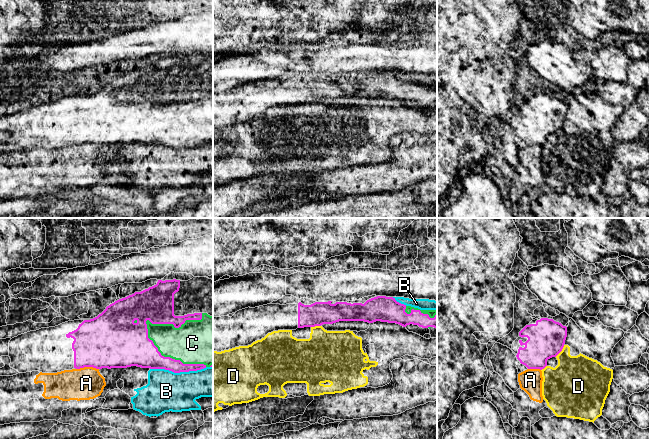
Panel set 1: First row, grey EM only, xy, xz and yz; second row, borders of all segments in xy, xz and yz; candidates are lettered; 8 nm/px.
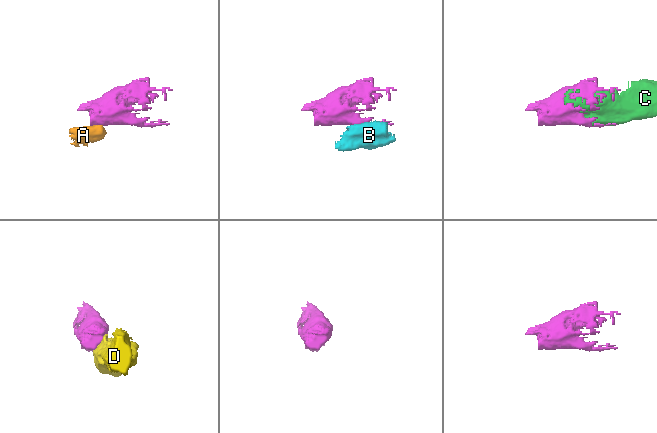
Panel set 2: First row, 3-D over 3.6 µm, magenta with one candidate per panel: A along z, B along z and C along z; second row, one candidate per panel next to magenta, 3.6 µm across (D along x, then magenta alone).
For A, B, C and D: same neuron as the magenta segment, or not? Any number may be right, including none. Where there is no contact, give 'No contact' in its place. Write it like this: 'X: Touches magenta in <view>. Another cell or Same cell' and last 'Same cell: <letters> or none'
A: Touches magenta in xy. Another cell
B: Touches magenta in xy. Another cell
C: Touches magenta in xy. Same cell
D: Touches magenta in yz. Another cell
Same cell: C

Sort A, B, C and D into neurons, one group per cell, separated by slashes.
A B / C / D

